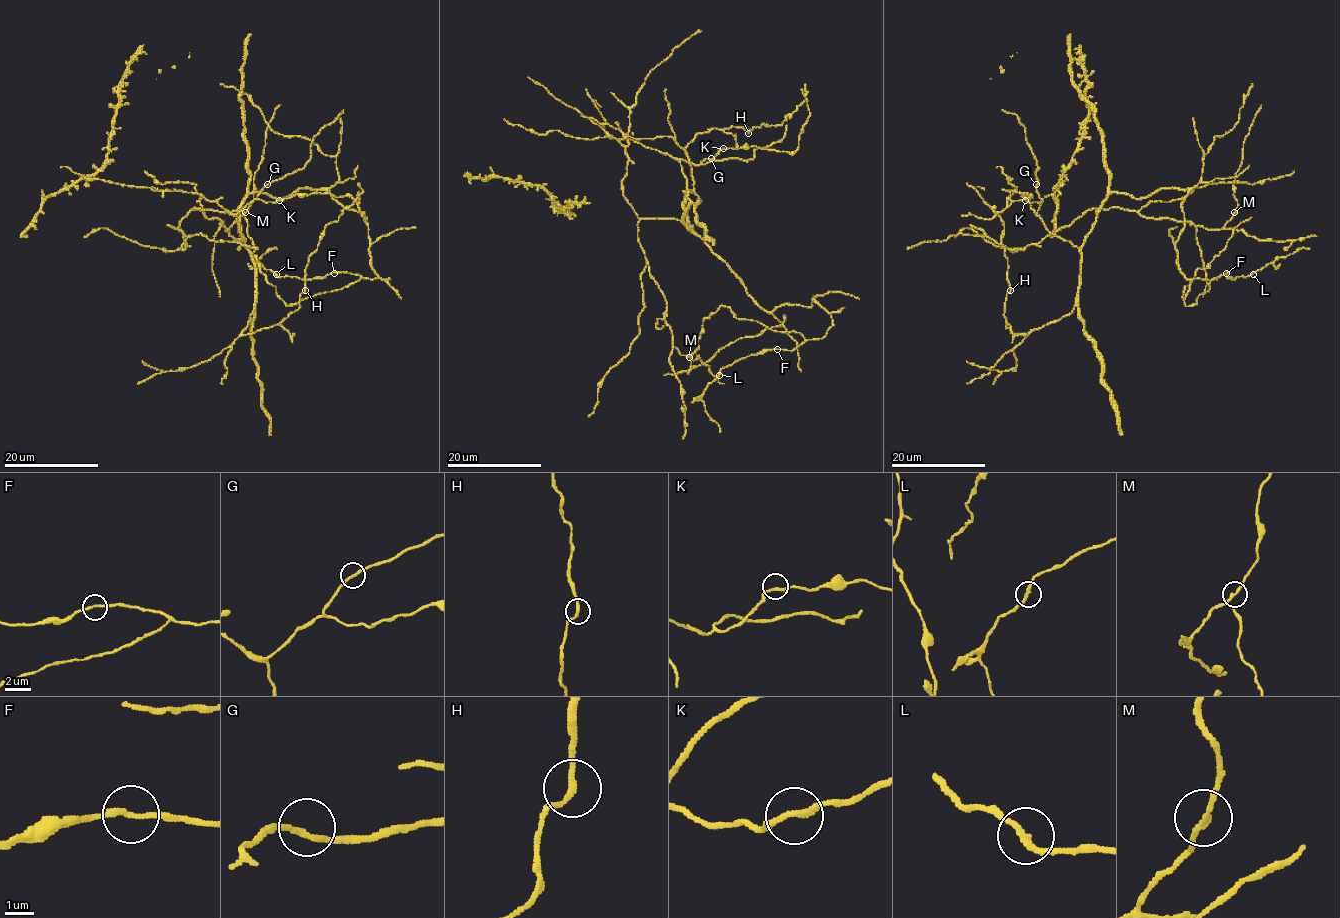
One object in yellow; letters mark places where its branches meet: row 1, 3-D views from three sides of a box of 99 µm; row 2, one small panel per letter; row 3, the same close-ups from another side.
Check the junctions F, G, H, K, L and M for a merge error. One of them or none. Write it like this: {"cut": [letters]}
{"cut": []}

